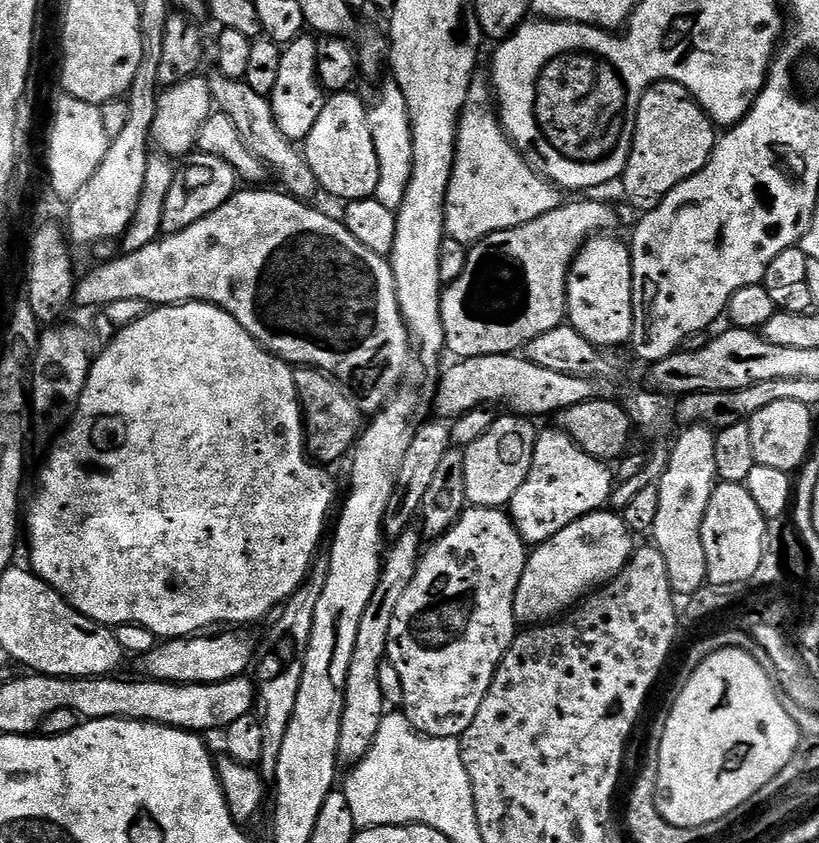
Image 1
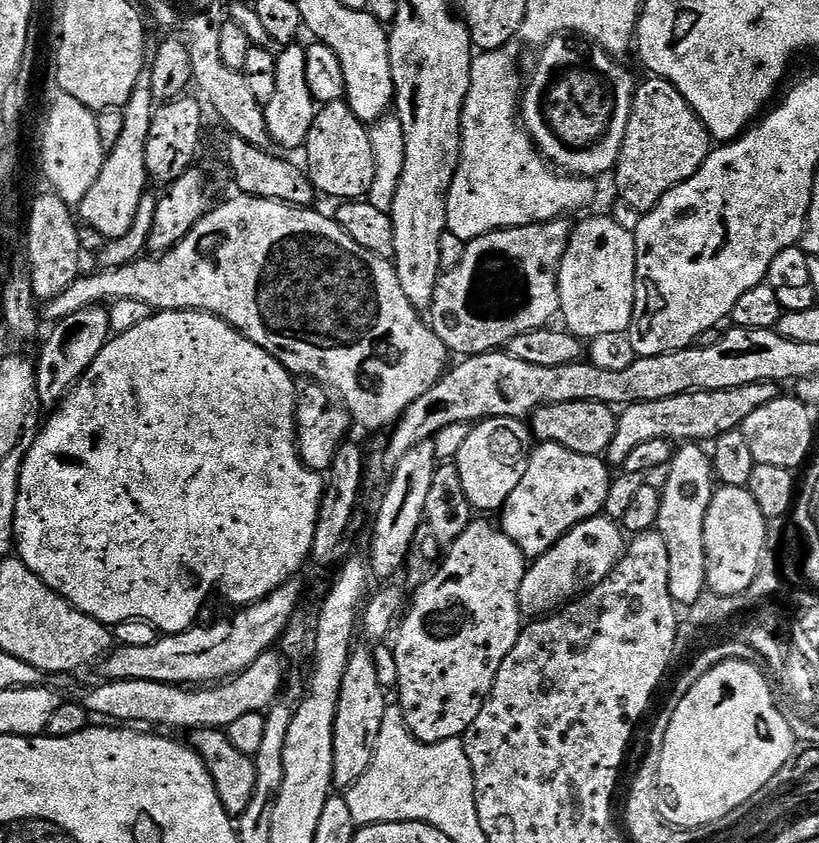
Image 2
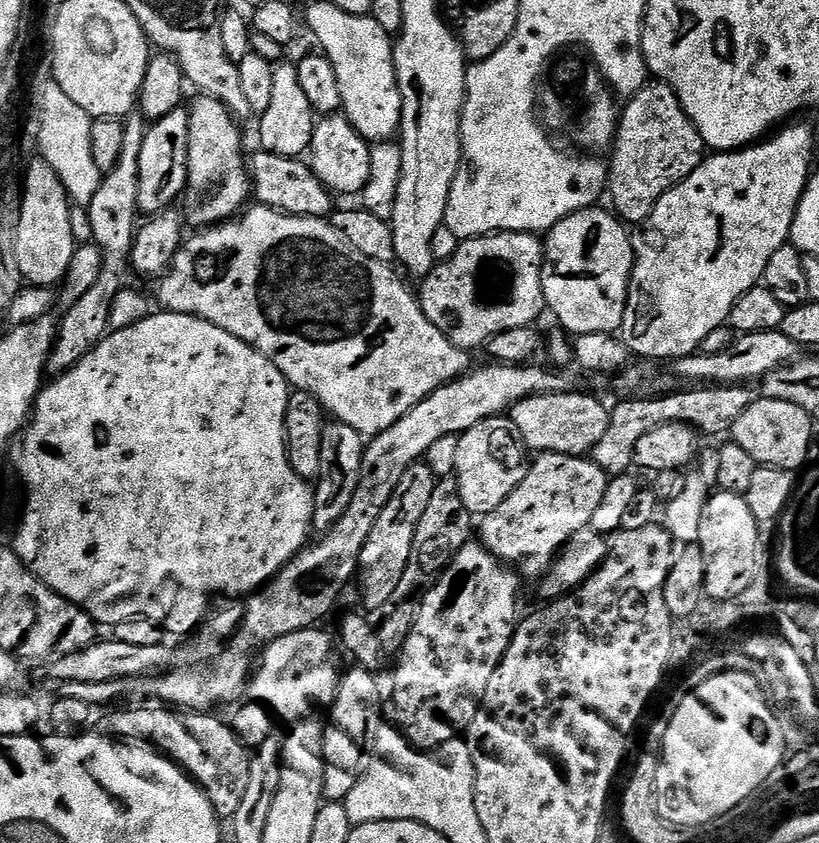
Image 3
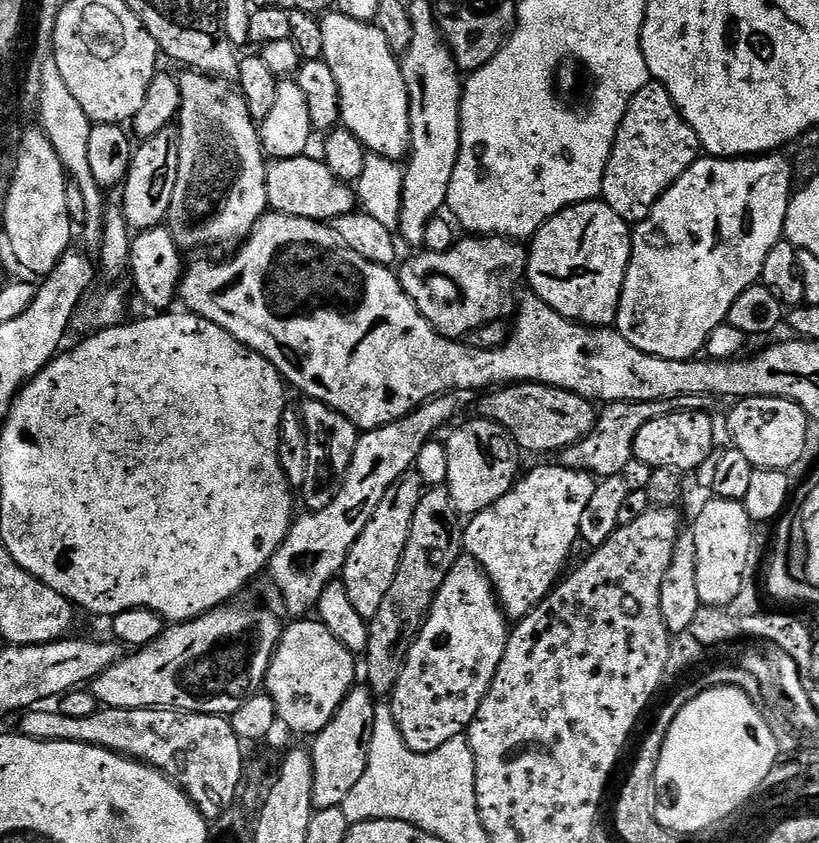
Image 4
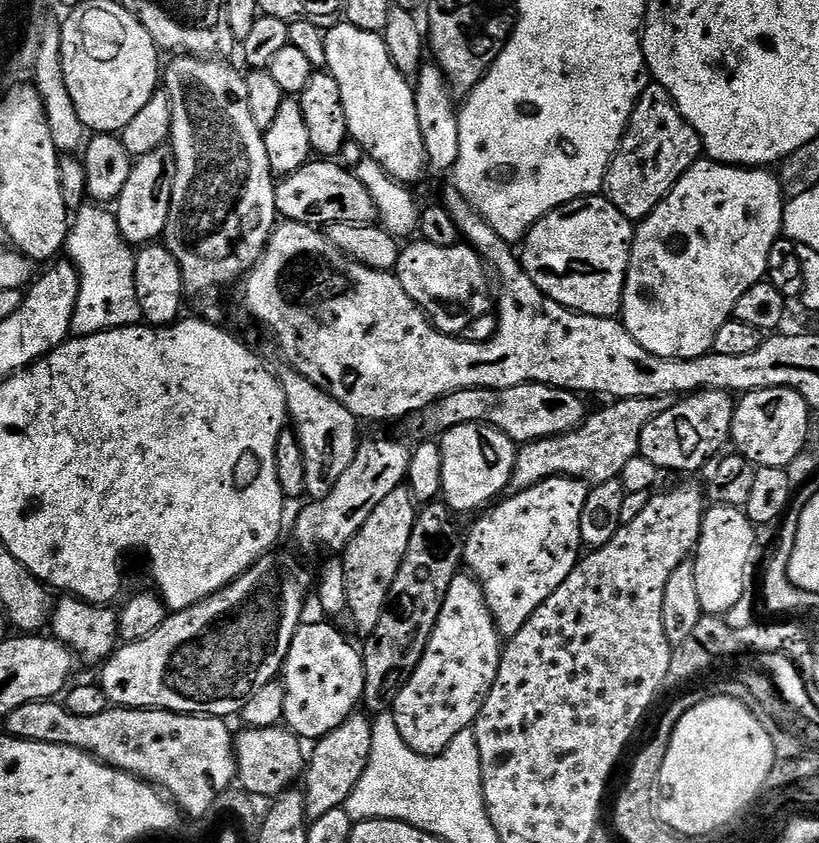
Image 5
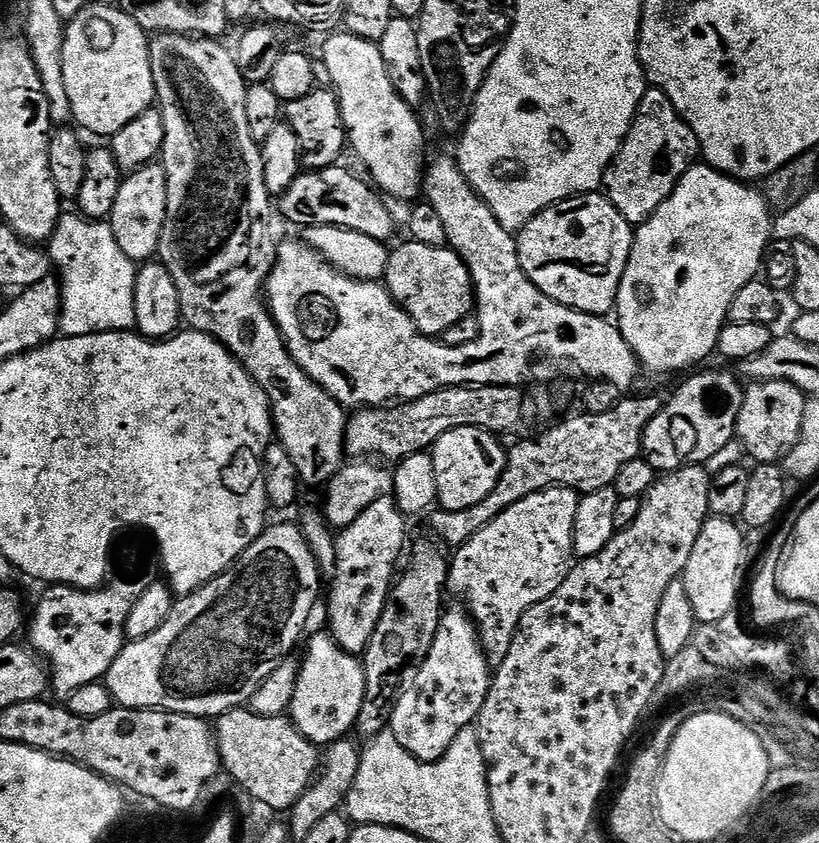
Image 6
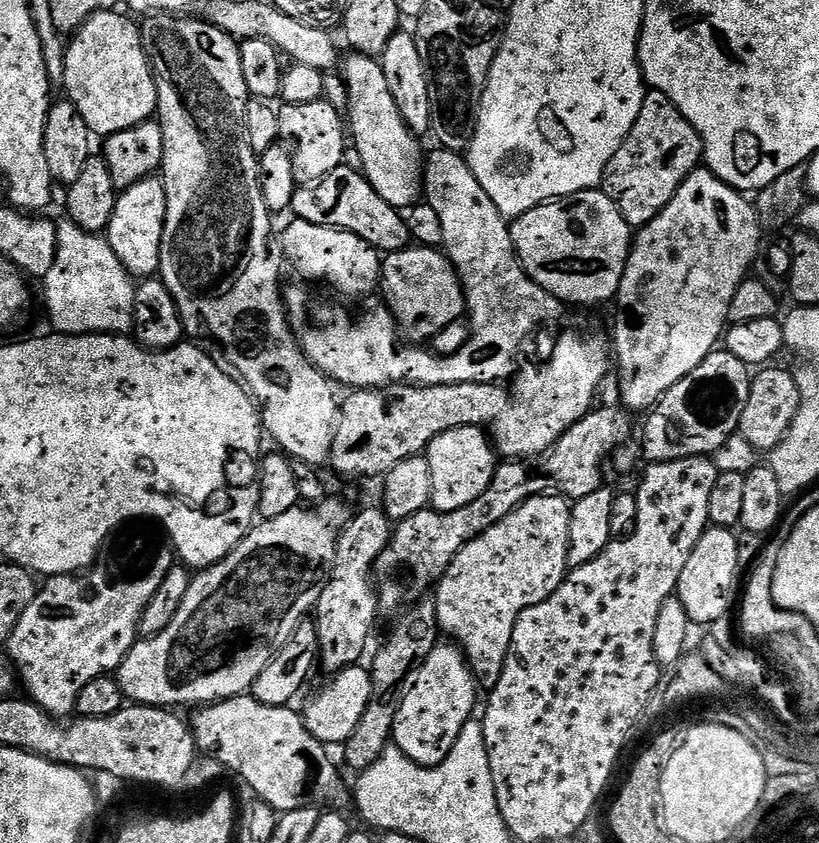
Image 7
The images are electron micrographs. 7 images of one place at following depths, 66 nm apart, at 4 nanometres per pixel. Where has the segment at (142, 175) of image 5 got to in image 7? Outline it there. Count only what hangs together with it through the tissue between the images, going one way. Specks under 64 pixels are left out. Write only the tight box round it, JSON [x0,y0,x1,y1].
[106,178,166,278]

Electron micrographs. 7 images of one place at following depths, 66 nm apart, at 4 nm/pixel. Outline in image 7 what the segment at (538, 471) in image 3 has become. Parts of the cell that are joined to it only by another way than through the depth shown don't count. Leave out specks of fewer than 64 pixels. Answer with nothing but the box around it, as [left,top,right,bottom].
[434,494,572,690]

